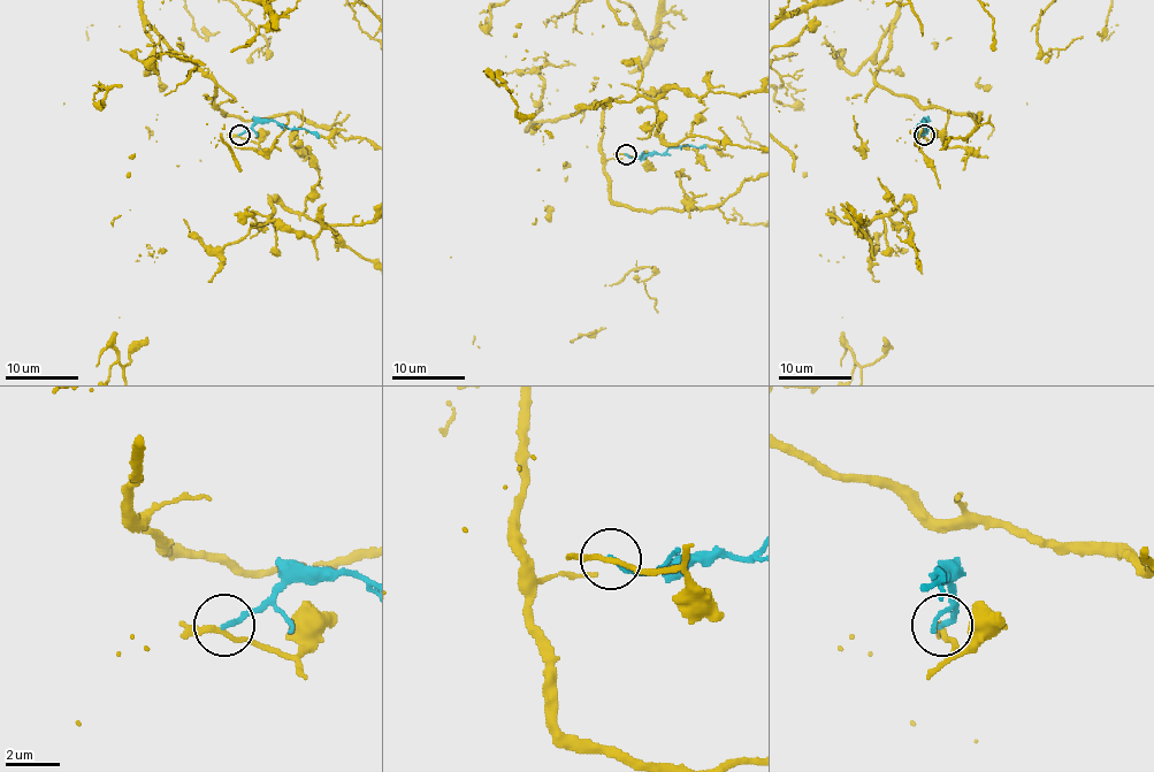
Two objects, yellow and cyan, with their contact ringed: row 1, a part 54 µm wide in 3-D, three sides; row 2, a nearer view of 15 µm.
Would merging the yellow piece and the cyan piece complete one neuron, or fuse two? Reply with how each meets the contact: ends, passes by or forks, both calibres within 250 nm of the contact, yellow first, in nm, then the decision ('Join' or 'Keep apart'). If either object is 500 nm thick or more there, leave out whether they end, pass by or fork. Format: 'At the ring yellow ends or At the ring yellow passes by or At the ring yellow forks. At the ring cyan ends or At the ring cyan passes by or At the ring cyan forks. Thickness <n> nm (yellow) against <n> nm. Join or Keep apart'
At the ring yellow passes by. At the ring cyan ends. Thickness 180 nm (yellow) against 200 nm. Keep apart

